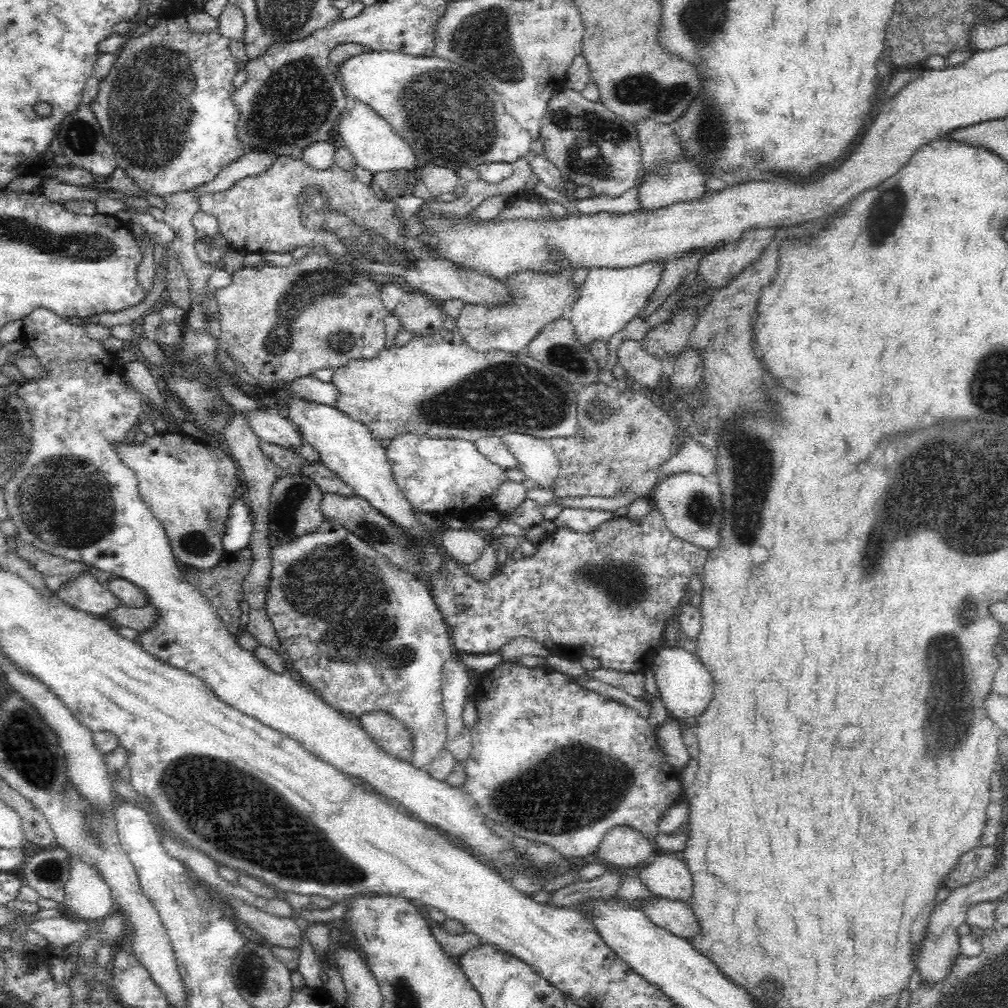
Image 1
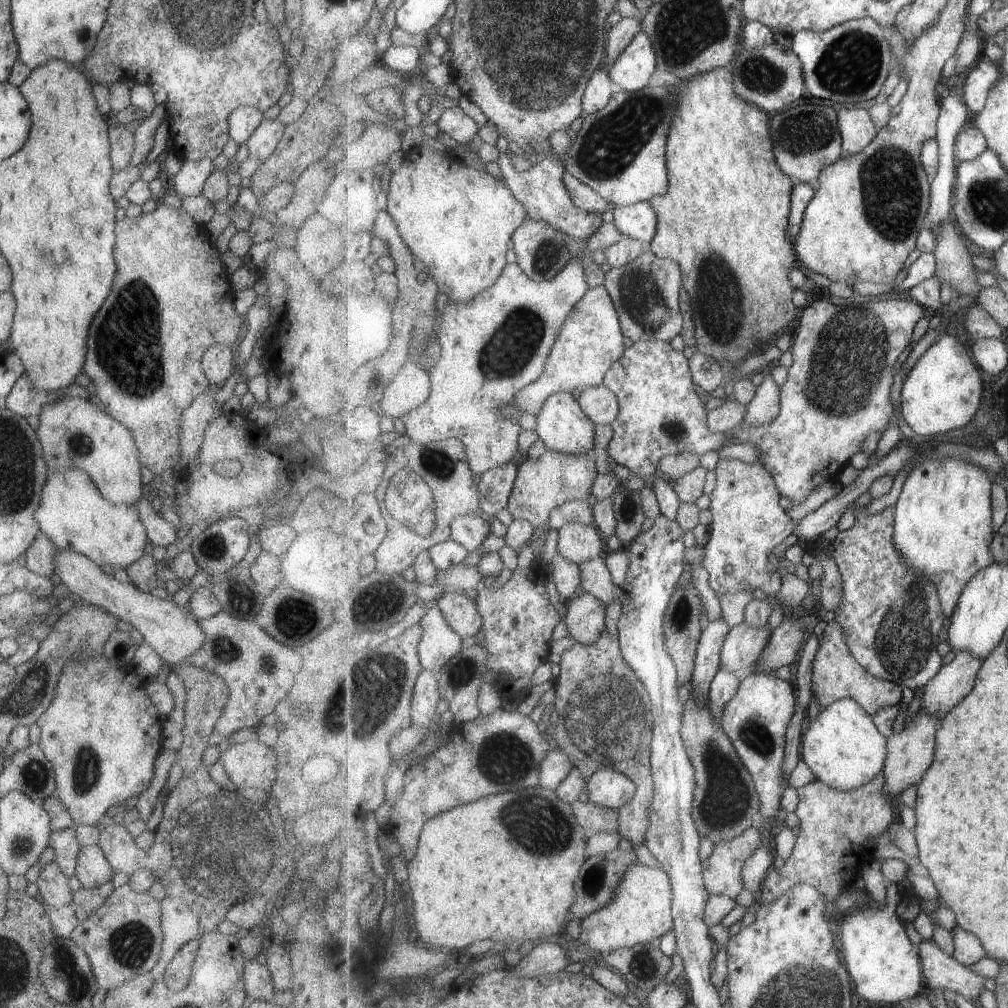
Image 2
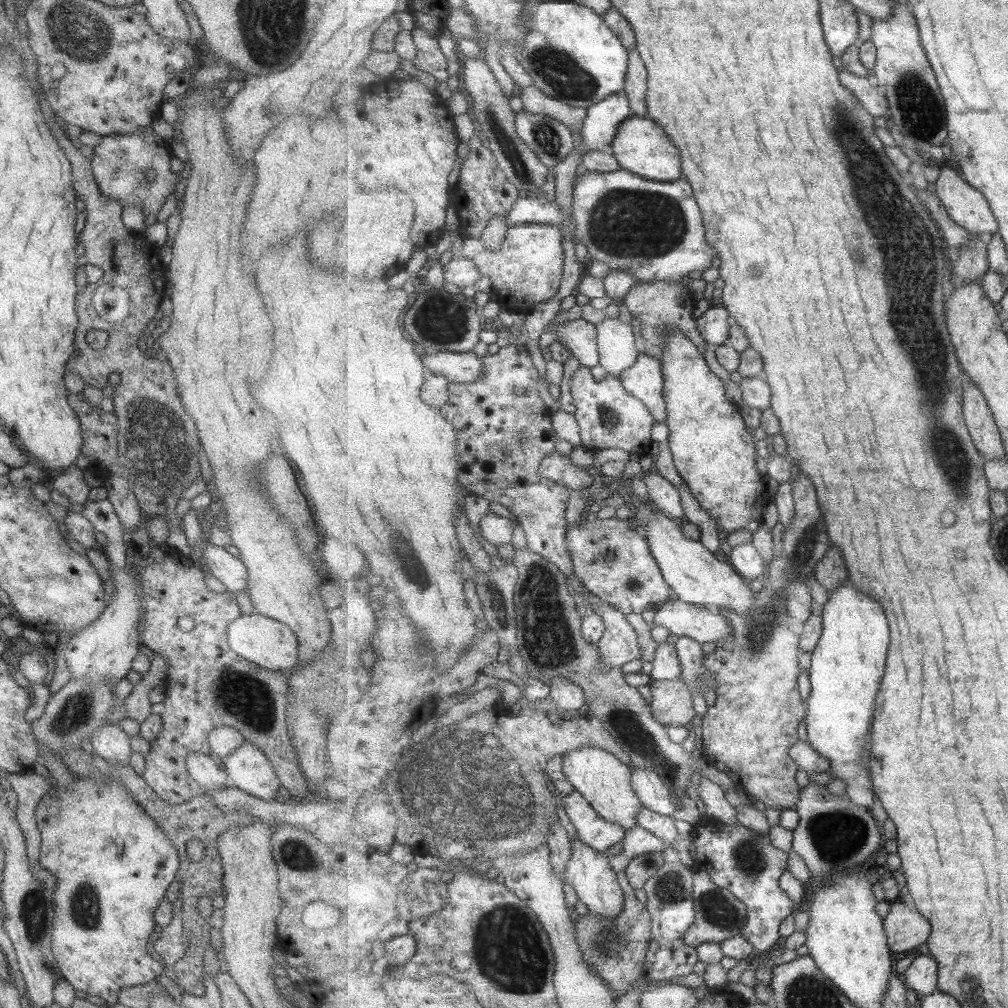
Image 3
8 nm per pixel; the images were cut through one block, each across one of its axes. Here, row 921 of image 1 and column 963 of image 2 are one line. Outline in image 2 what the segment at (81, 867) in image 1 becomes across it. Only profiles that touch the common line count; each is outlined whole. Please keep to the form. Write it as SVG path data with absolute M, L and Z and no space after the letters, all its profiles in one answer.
M987 58L978 60L977 64L971 68L963 84L964 98L970 112L976 116L983 112L991 90L995 88L995 84L1002 76L1002 71L1000 66L993 64L993 61Z

